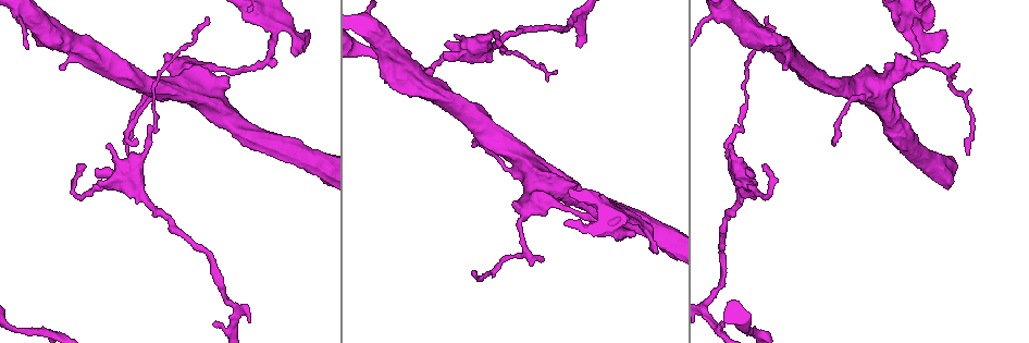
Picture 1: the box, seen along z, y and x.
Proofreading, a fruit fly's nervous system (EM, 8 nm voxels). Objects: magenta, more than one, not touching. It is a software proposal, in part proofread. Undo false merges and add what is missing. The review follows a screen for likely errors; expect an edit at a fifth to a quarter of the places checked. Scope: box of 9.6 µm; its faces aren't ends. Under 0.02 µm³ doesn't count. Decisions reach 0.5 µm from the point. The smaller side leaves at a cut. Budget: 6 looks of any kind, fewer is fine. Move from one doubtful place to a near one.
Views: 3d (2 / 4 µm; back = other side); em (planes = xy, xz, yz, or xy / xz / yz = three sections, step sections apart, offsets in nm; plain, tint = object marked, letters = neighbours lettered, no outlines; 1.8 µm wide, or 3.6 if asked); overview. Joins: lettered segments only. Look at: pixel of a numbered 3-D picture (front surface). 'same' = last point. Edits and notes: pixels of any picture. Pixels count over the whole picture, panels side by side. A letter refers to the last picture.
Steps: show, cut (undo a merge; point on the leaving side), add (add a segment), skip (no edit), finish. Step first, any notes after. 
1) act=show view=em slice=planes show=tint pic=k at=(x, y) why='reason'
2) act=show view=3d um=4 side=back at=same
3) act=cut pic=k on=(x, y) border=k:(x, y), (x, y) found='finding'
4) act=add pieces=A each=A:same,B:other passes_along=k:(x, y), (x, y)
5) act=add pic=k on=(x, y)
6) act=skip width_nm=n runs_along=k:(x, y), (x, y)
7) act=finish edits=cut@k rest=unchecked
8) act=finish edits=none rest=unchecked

act=show view=3d um=2 pic=1 at=(906, 14)

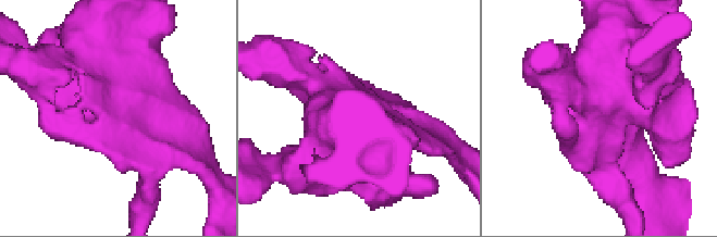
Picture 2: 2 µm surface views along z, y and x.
act=show view=em slice=planes show=letters pic=2 at=(105, 106)

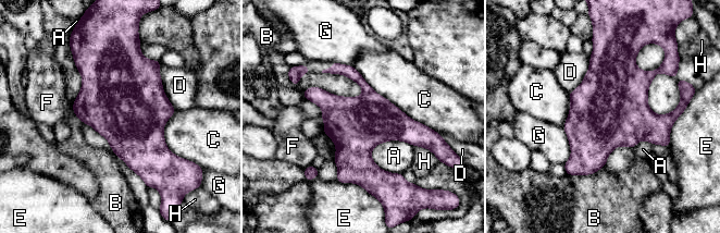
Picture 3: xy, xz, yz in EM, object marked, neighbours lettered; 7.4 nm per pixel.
act=skip longest_contact=C:800nm each=A:other,B:other,C:other,D:other,E:other,F:other,G:other,H:other border=3:(363, 90), (302, 93) found='all the same neuron'

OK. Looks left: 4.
act=show view=em slice=planes show=letters pic=1 at=(768, 18) why='free end'

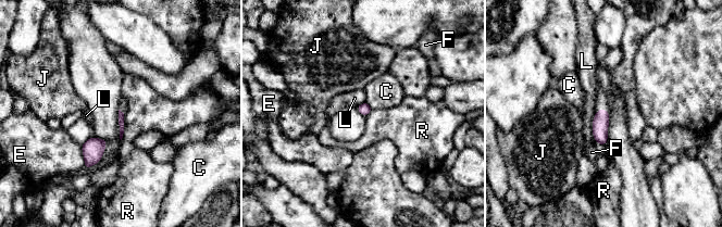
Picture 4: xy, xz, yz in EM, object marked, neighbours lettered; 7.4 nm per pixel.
act=skip each=C:other,E:other,F:other,J:other,L:other,R:other border=4:(124, 114), (124, 133), (121, 140) found='no lettered segment goes on from it'

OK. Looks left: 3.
act=show view=em slice=planes show=letters pic=1 at=(73, 44) why='thick turns thin'

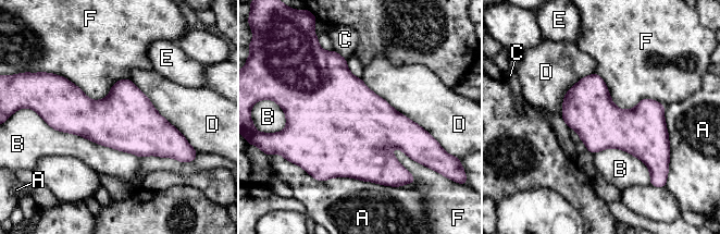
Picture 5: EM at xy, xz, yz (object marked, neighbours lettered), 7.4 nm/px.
act=skip width_nm=380 each=A:other,B:other,C:other,D:other,E:other,F:other border=5:(596, 72), (619, 108), (663, 106) found='continuous, no second neuron'

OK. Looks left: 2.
act=finish edits=none rest=unchecked

